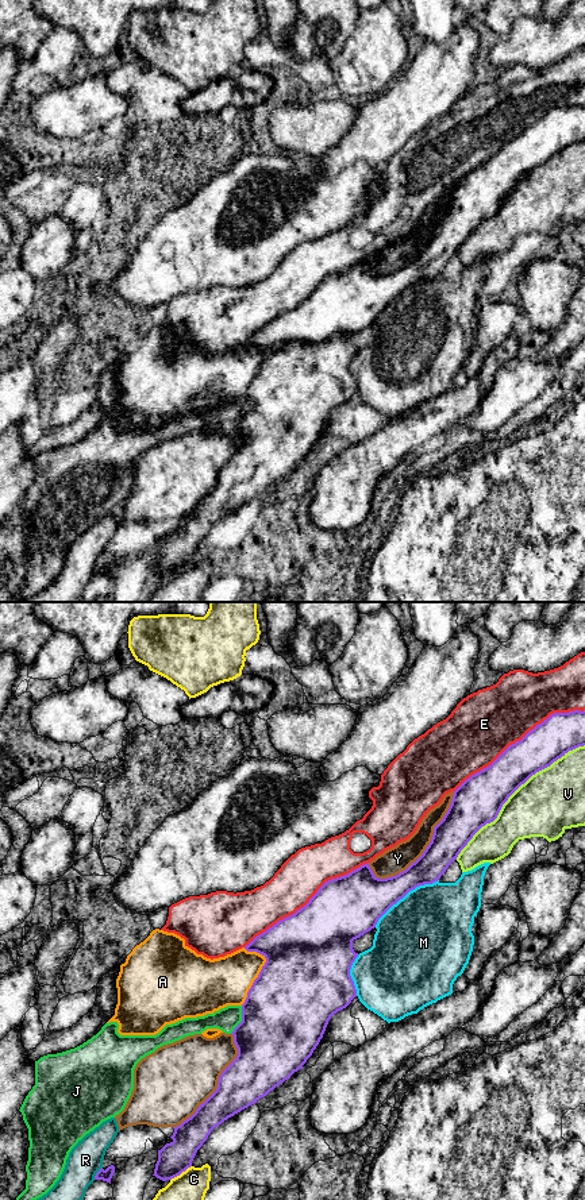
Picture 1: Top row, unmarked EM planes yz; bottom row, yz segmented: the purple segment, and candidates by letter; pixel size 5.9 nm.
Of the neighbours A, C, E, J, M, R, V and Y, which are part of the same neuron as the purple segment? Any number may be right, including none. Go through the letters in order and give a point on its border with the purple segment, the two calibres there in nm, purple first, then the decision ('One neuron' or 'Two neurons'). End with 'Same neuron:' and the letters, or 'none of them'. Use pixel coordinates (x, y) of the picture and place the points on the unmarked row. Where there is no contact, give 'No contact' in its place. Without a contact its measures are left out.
A: Touches purple at yz (260, 367). Thickness 500 nm (purple) against 300 nm. Two neurons
C: Touches purple at yz (180, 568). Thickness 190 nm (purple) against 280 nm. Two neurons
E: Touches purple at yz (520, 135). Thickness 240 nm (purple) against 400 nm. Two neurons
J: Touches purple at yz (242, 415). Thickness 500 nm (purple) against 140 nm. Two neurons
M: Touches purple at yz (404, 290). Thickness 300 nm (purple) against 480 nm. Two neurons
R: Touches purple at yz (96, 568). Thickness 70 nm (purple) against 200 nm. Two neurons
V: Touches purple at yz (514, 186). Thickness 280 nm (purple) against 380 nm. Two neurons
Y: Touches purple at yz (428, 240). Thickness 220 nm (purple) against 160 nm. Two neurons
Same neuron: none of them

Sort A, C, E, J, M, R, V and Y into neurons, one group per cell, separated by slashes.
A / C / E / J / M / R / V / Y

